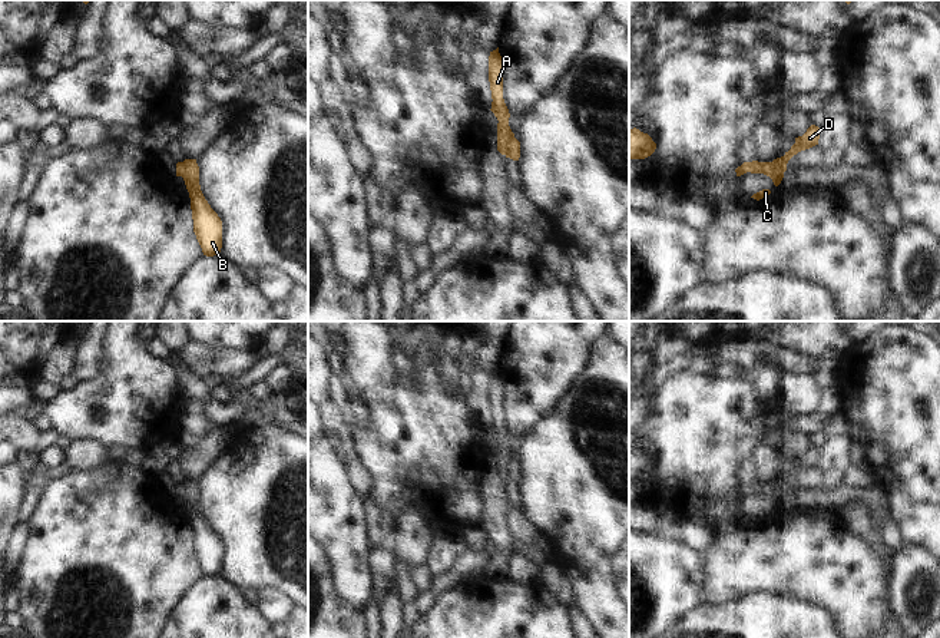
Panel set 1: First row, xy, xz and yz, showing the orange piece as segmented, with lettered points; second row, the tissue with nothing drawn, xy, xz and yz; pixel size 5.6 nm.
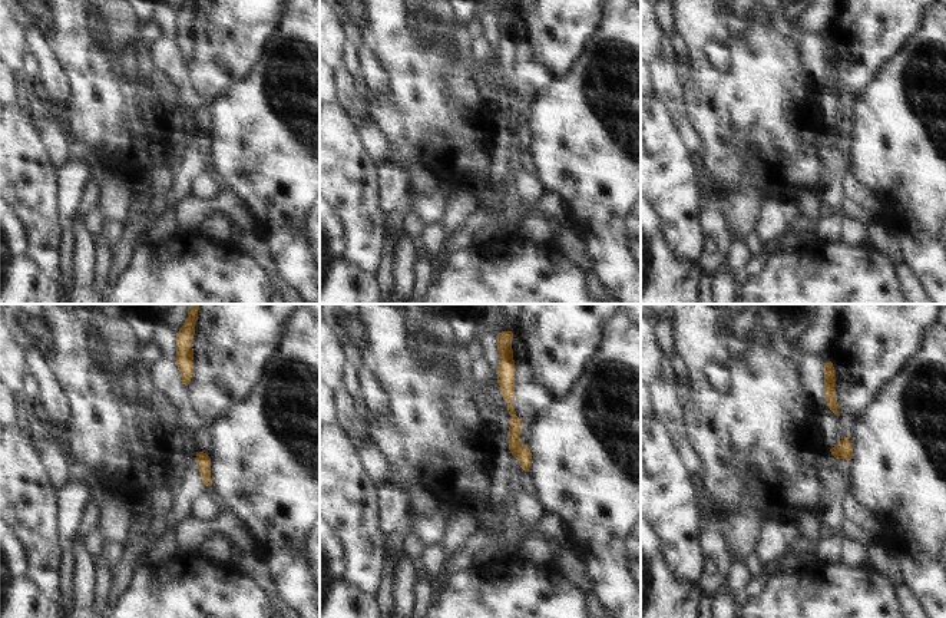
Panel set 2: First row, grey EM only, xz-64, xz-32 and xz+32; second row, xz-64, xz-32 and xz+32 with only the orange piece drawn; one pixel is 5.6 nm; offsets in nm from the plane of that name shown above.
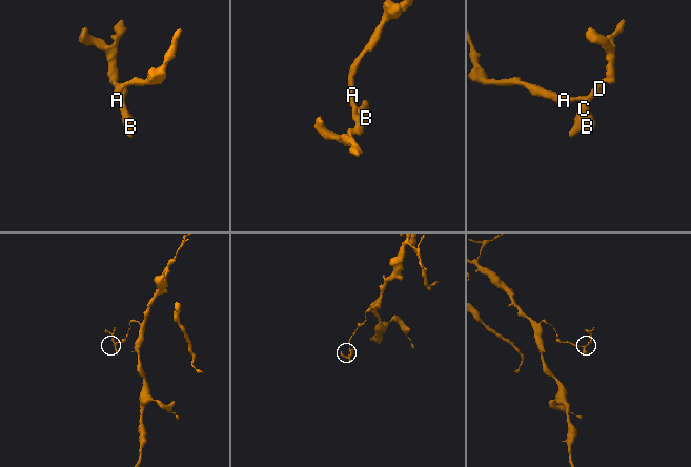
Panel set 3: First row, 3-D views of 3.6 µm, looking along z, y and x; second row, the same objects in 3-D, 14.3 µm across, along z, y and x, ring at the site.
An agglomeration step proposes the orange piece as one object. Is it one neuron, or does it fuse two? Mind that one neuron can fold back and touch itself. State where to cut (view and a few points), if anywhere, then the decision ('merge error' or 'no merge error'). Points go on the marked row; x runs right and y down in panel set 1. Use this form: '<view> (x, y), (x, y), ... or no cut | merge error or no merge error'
xz (513, 135), (506, 145), (505, 154) | merge error

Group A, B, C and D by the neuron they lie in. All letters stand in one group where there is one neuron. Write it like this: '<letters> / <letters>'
A / B C D

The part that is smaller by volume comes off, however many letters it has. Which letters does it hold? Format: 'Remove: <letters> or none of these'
Remove: B, C, D

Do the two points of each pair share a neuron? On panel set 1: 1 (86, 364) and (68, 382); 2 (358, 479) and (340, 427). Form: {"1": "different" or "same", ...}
{"1": "different", "2": "same"}

